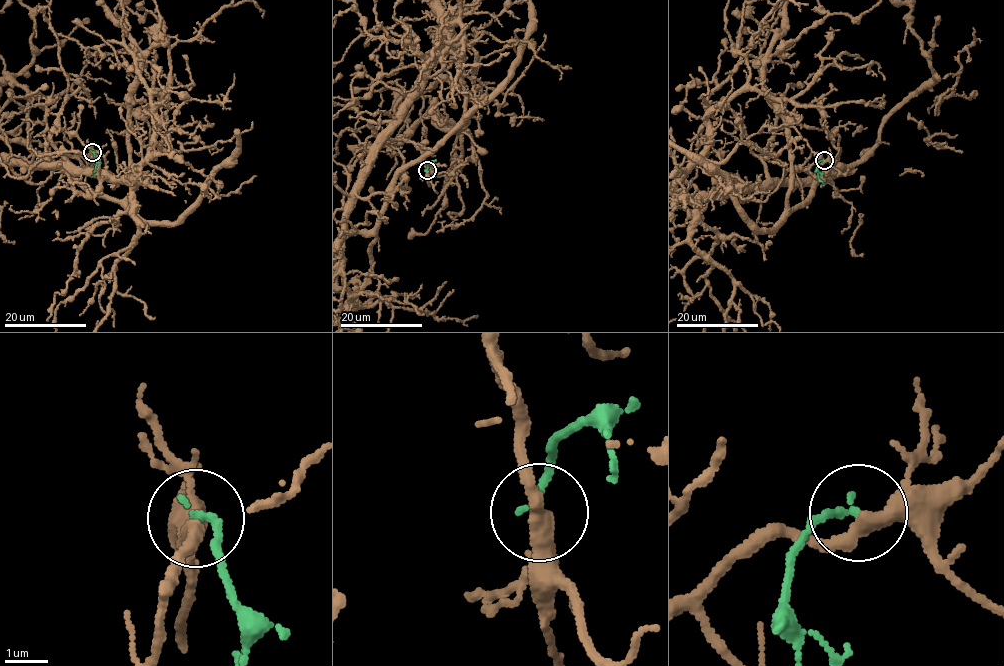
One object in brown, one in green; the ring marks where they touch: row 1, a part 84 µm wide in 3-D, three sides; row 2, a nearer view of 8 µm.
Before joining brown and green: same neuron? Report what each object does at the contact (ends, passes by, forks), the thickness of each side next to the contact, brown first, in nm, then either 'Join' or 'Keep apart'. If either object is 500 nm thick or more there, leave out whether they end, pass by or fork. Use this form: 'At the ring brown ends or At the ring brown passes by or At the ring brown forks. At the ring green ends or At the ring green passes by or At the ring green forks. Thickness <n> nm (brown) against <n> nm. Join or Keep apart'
At the ring brown passes by. At the ring green ends. Thickness 380 nm (brown) against 180 nm. Keep apart

